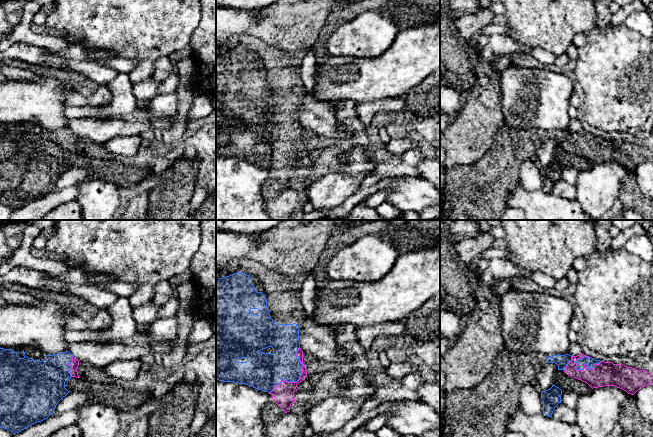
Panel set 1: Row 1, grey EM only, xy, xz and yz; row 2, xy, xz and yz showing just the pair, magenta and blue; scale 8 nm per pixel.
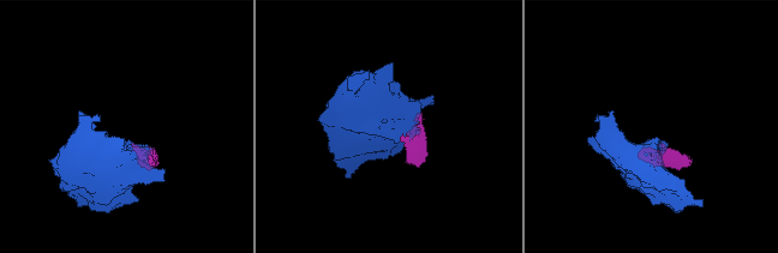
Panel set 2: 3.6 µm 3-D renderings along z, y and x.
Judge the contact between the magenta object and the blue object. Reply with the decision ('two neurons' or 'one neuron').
one neuron

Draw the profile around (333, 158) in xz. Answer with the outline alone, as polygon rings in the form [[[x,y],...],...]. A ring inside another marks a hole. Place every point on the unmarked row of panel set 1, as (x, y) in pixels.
[[[339,146],[325,147],[318,152],[316,159],[309,165],[306,182],[312,186],[328,172],[343,171],[349,164],[349,157]]]

